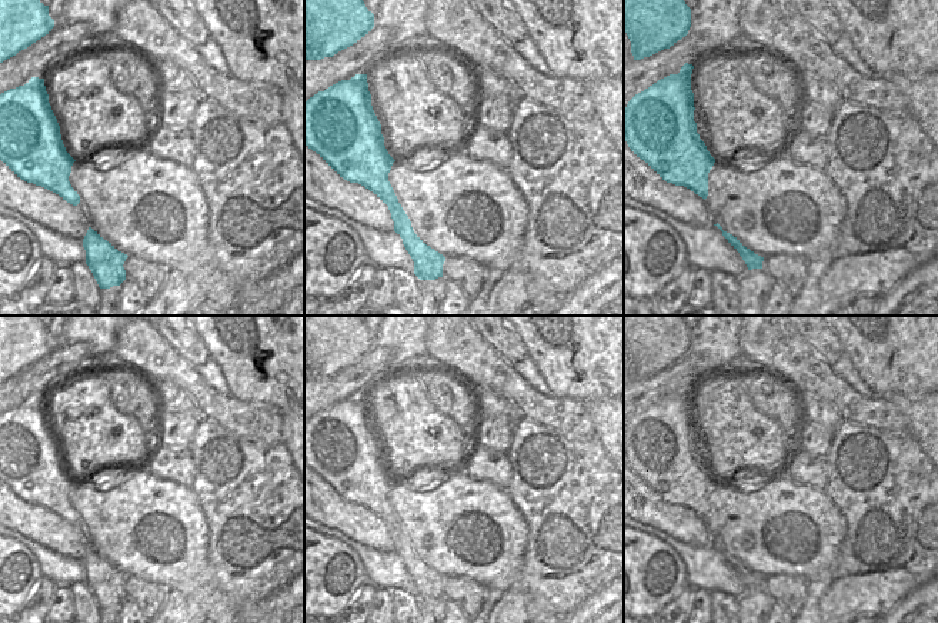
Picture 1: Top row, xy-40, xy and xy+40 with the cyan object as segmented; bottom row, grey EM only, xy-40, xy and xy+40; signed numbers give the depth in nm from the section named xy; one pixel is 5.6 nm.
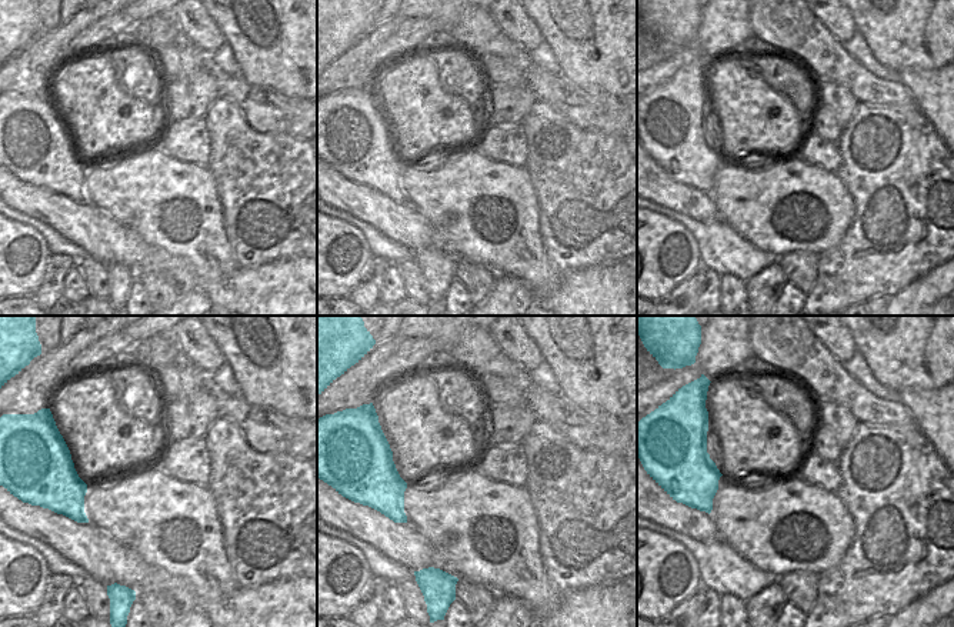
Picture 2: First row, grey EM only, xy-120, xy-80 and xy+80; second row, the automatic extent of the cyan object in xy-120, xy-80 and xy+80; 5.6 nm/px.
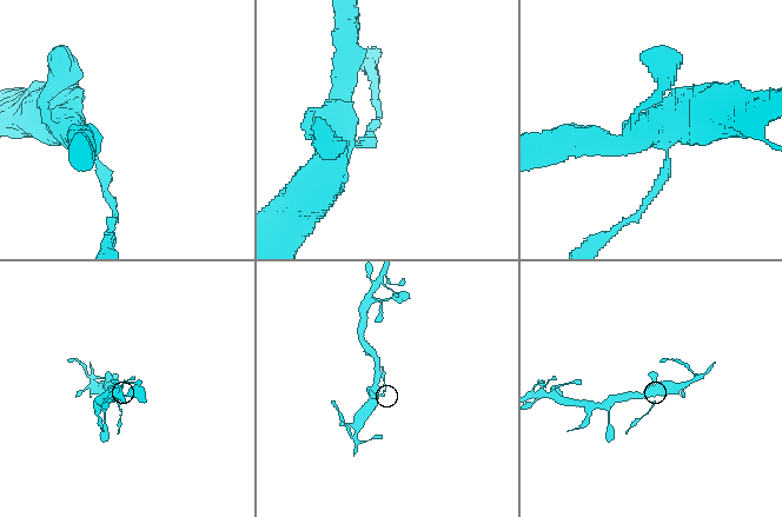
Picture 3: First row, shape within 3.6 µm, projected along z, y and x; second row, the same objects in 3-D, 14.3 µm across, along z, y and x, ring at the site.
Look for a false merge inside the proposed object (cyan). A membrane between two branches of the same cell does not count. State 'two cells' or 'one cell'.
two cells

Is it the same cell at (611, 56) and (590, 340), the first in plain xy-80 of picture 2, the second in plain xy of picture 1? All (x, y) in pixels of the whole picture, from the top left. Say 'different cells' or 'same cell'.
same cell

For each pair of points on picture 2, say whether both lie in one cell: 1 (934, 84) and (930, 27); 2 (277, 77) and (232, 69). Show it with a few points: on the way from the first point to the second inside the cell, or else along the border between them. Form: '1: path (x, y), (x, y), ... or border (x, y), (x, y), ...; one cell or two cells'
1: border (939, 67), (933, 70), (903, 69), (899, 72); two cells
2: border (227, 42), (242, 76); two cells

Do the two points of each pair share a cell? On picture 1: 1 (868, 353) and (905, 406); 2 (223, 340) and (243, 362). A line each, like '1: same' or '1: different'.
1: different
2: same

